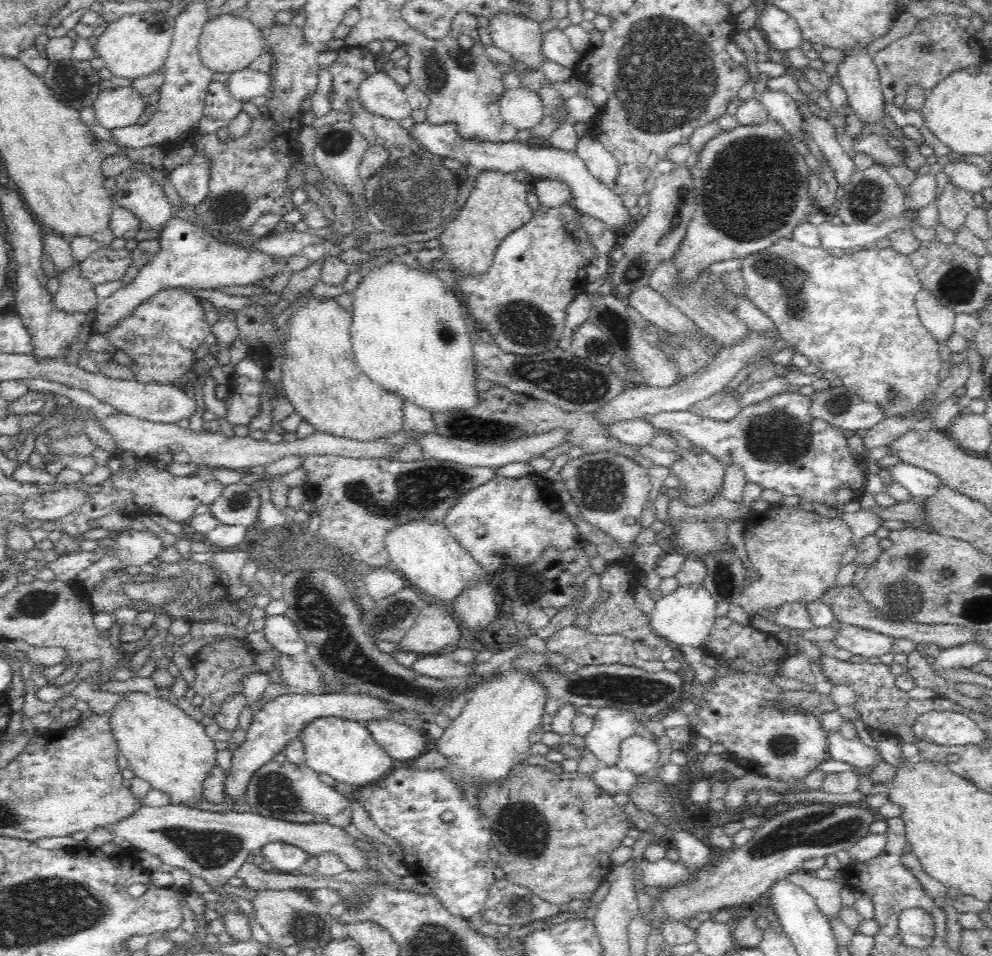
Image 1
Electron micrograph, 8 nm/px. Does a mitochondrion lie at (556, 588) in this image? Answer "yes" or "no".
no

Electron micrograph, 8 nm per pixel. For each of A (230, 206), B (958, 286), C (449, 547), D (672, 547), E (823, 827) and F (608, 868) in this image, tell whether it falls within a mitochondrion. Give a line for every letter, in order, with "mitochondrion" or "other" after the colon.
A: mitochondrion
B: mitochondrion
C: other
D: other
E: mitochondrion
F: other

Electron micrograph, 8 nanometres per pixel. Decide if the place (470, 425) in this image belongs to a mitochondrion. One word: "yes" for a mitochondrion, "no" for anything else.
yes

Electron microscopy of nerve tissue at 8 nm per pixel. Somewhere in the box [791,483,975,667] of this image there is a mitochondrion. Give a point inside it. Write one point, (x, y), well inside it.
(900, 595)

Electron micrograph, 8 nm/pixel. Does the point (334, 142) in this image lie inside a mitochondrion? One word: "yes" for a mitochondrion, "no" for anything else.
yes

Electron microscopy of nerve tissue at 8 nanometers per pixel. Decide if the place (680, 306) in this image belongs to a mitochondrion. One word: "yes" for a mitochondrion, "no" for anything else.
no

